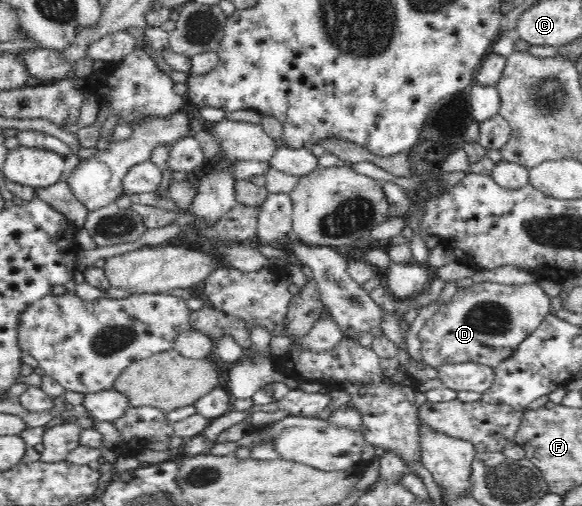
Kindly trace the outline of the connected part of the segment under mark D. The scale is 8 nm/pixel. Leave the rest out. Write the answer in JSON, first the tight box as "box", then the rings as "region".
{"box":[418,282,552,369],"region":[[[474,282],[472,286],[459,288],[453,300],[441,306],[418,332],[424,362],[436,369],[446,364],[459,363],[477,363],[495,368],[502,360],[509,358],[519,344],[535,332],[545,317],[552,312],[550,298],[538,282],[531,284]]]}

